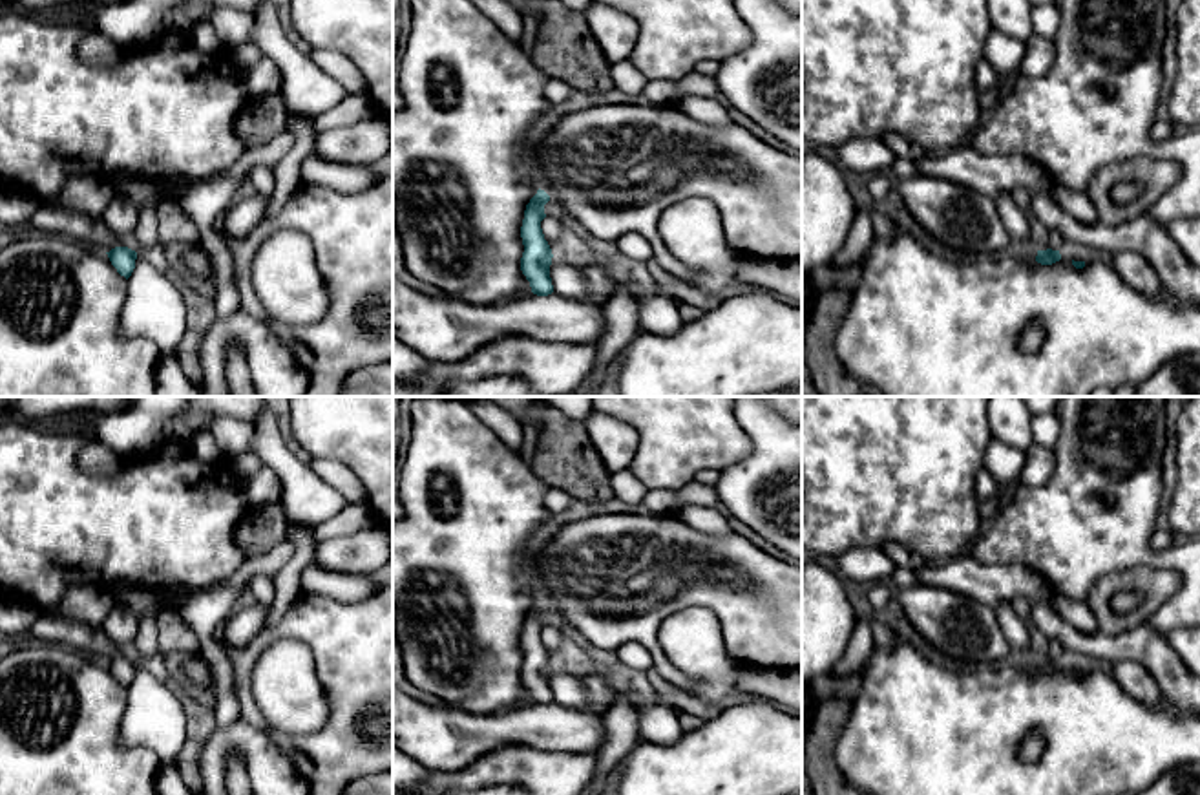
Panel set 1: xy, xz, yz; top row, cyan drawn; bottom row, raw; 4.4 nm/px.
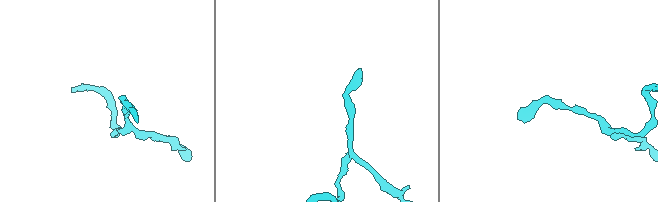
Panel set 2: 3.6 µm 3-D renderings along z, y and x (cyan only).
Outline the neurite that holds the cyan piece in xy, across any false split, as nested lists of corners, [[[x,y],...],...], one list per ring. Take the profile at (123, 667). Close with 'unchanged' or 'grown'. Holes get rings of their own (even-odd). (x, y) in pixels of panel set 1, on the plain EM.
[[[40,616],[27,631],[26,641],[68,645],[91,658],[104,660],[111,674],[126,689],[135,678],[137,662],[121,656],[117,643],[100,627],[89,627],[77,620]]]; grown

